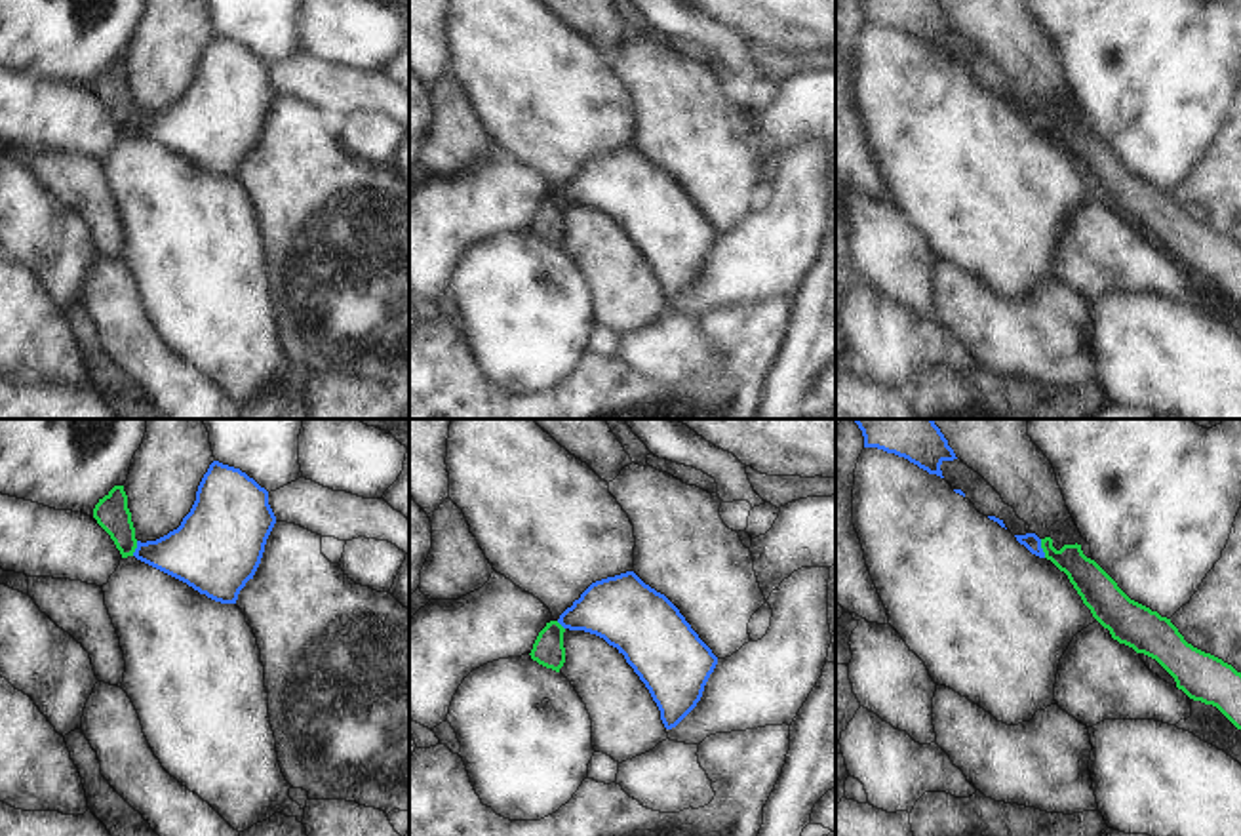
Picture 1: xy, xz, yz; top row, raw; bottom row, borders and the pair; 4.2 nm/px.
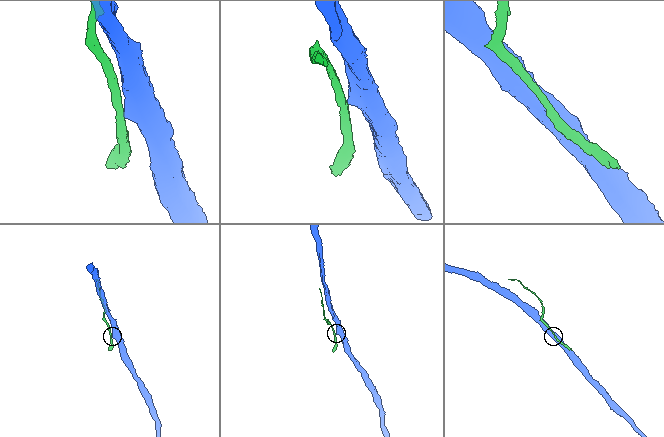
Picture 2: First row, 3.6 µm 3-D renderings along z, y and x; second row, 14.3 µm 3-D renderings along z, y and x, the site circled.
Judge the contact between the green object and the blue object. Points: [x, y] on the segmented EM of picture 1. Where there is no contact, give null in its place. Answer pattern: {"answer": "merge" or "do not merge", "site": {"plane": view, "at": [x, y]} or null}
{"answer": "do not merge", "site": {"plane": "yz", "at": [1042, 547]}}

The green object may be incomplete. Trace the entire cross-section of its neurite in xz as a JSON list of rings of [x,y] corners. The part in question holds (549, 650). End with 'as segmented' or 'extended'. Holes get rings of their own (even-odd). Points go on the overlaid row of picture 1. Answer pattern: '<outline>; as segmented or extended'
[[[558,621],[546,623],[533,644],[531,659],[560,672],[565,663],[563,632],[565,628]]]; as segmented

